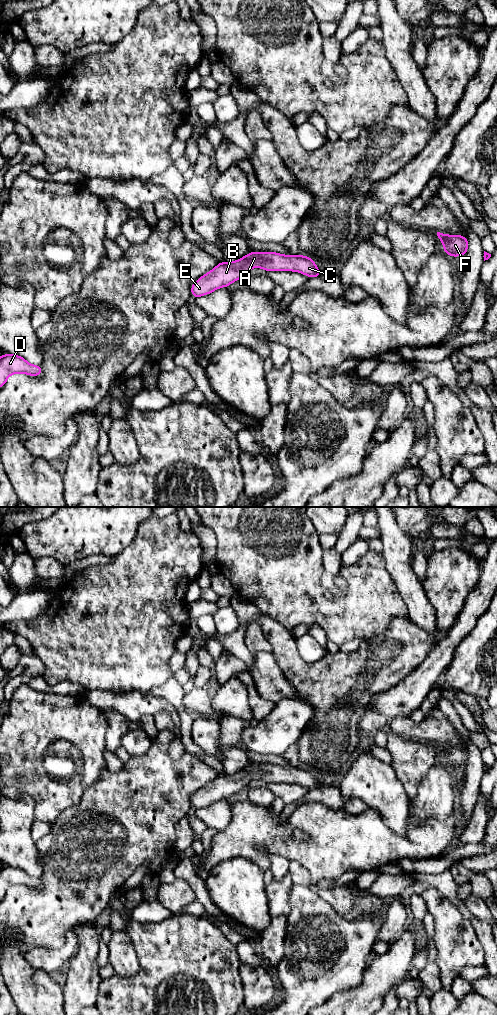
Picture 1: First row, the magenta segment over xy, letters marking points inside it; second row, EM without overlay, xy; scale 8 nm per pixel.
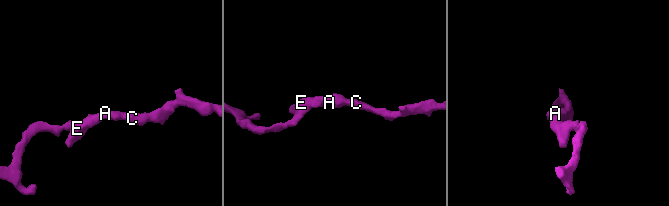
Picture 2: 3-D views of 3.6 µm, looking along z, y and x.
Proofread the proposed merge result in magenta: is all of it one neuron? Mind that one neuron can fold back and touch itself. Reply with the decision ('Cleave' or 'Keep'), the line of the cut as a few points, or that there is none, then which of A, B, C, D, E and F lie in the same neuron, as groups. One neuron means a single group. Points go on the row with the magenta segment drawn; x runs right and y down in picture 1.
Keep. No split. Groups: A B C D E F

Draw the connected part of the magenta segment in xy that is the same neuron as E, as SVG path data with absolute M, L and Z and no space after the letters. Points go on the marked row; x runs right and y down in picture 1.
M251 252L237 261L218 263L214 269L200 277L191 286L191 295L197 298L220 287L228 287L254 267L263 268L267 272L296 271L309 278L320 277L320 270L312 258L303 255L282 255L274 252Z

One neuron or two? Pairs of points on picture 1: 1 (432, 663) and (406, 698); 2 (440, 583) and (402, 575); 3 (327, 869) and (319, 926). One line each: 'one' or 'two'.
1: one
2: two
3: two

